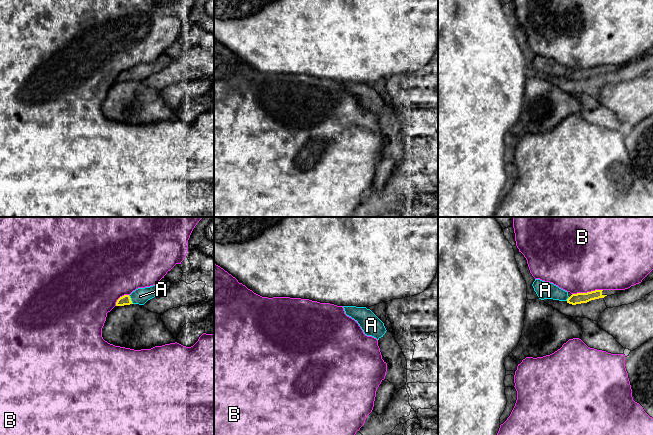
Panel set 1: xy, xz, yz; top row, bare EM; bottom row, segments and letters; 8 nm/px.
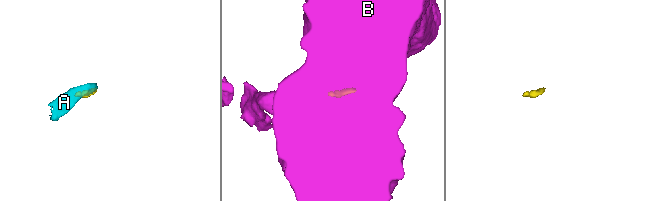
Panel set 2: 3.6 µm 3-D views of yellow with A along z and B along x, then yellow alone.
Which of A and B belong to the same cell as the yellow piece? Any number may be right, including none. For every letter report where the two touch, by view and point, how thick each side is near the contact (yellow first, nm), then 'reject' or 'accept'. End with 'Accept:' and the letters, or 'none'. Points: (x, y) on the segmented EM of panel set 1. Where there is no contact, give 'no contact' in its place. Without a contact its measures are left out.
A: xy (130, 299) | 80/130 nm | accept
B: yz (587, 292) | 90/500 nm | reject
Accept: A

